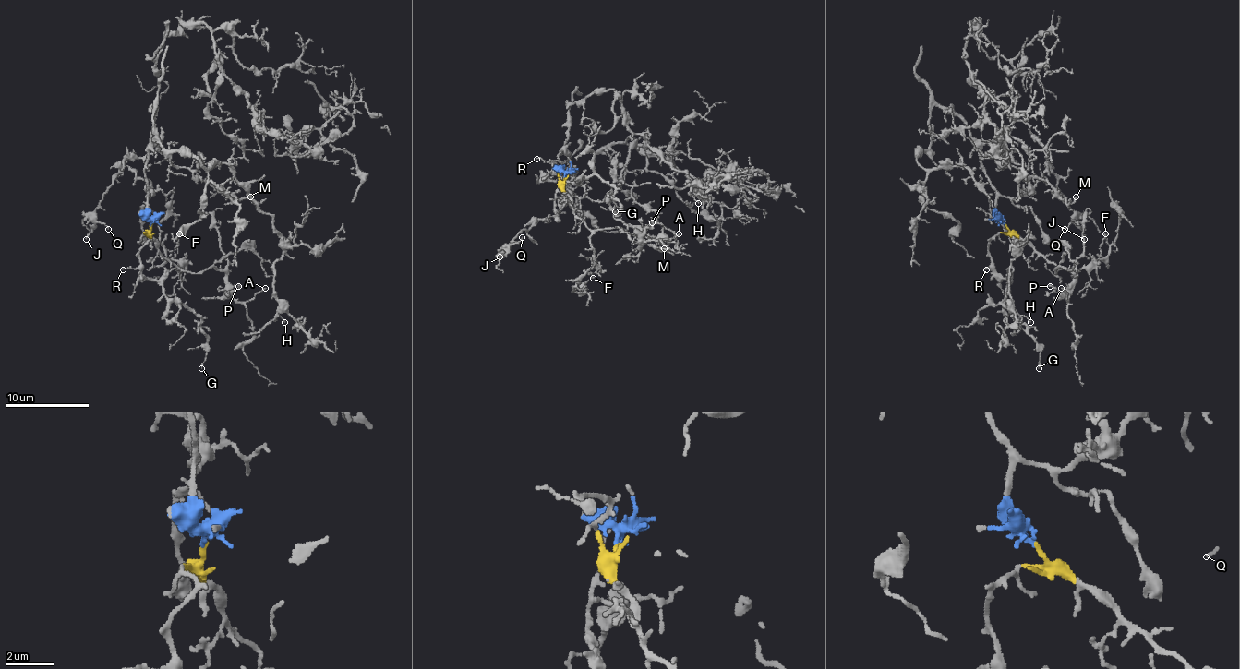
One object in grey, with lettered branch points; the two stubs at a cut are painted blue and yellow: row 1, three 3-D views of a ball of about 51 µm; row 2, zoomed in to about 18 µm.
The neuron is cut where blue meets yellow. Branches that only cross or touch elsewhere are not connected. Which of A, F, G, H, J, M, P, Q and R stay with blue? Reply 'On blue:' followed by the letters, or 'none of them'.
On blue: H, J, M, Q

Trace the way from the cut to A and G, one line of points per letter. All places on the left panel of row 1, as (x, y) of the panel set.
A: (151, 223), (155, 248), (178, 267), (203, 273), (211, 267), (223, 270), (238, 302), (248, 302), (265, 287)
G: (151, 223), (138, 252), (138, 270), (160, 283), (168, 298), (201, 316), (207, 343), (201, 368)

